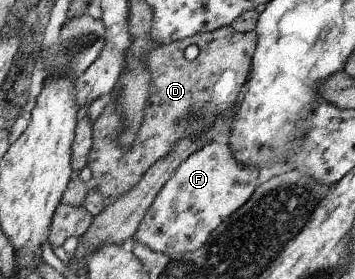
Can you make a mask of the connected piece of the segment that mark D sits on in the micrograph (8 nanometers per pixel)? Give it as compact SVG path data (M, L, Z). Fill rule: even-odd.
M232 26L212 32L175 40L170 44L155 45L148 56L152 75L150 97L146 104L144 123L131 148L124 150L118 143L122 130L123 115L115 107L115 89L102 114L94 122L92 148L87 166L92 171L92 185L107 201L113 201L140 183L143 173L161 157L167 155L180 139L200 134L231 106L240 105L247 82L249 69L256 56L258 35L254 31L239 33ZM197 45L199 55L195 60L185 59L185 49Z

